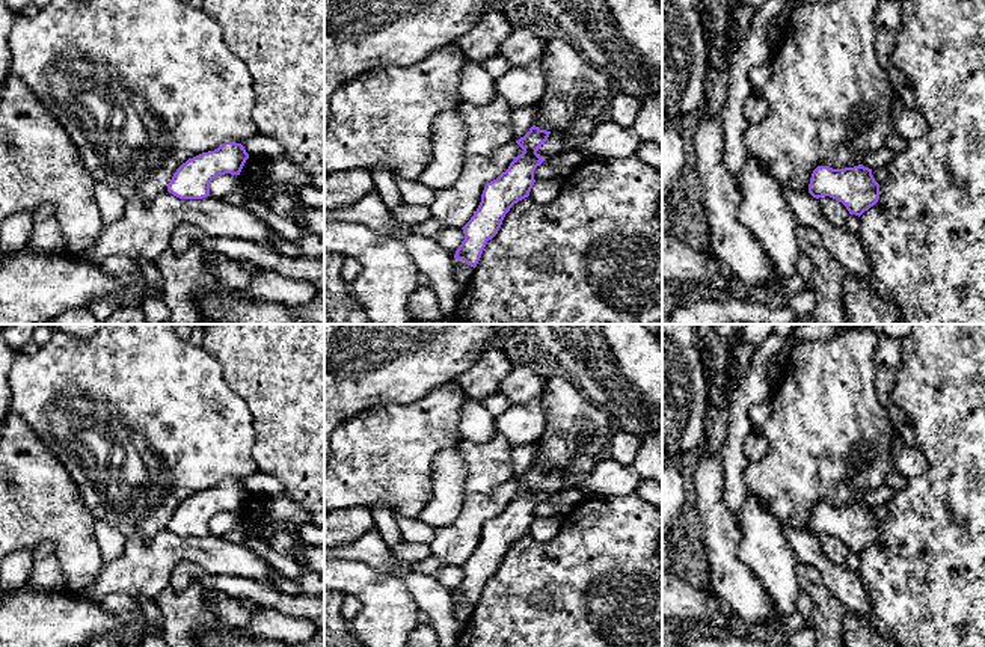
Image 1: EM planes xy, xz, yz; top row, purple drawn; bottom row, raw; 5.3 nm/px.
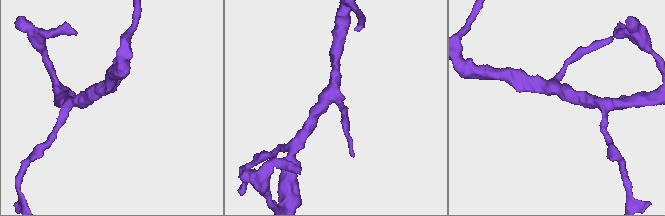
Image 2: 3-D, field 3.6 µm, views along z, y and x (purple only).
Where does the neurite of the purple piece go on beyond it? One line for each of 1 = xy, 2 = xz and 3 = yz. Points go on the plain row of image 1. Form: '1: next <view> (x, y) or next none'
1: next none
2: next none
3: next none

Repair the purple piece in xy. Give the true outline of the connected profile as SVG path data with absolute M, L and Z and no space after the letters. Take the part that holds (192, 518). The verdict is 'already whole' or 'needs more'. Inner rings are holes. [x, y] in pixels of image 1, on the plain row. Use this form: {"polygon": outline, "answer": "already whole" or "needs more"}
{"polygon": "M225 480L183 501L173 511L167 529L180 537L210 534L210 520L225 511L240 513L249 492L241 481Z", "answer": "already whole"}

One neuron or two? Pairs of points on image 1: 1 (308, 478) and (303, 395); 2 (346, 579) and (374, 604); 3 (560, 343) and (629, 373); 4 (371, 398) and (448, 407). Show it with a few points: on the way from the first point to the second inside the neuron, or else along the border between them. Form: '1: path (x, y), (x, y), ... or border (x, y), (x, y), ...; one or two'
1: path (308, 457), (308, 417); one
2: path (353, 582), (367, 596); one
3: path (576, 343), (598, 343), (613, 358); one
4: border (438, 386), (415, 400), (382, 404), (371, 410); two

